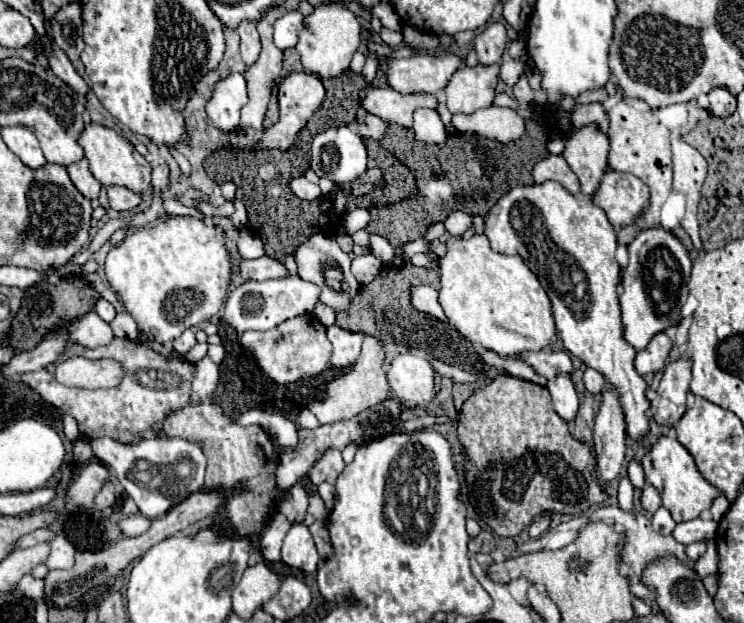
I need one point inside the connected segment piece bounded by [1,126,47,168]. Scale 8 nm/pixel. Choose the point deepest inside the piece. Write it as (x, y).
(21, 142)

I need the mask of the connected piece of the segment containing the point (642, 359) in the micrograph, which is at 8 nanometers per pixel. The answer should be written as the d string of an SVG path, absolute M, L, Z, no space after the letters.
M657 334L649 346L645 348L645 352L637 352L637 358L635 358L635 368L641 376L647 376L647 374L655 374L659 372L665 362L669 360L669 354L671 354L671 340L667 334Z

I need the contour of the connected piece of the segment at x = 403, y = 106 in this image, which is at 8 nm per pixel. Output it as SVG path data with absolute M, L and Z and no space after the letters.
M369 88L365 92L365 98L361 100L361 106L379 116L381 120L389 124L399 124L403 128L413 126L413 112L417 108L431 108L437 110L439 102L435 96L421 94L421 96L405 96L393 88Z

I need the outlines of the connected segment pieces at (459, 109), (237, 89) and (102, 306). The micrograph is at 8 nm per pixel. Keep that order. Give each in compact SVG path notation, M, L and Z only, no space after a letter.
M491 64L491 66L475 66L475 68L461 68L453 74L453 78L449 80L447 88L445 88L445 96L447 96L447 108L451 114L473 114L475 110L481 108L489 108L493 106L493 98L495 98L495 86L499 82L499 64Z
M229 74L225 80L217 82L213 96L207 104L207 114L221 132L241 130L239 112L245 104L247 104L245 78L241 74Z
M103 298L97 302L95 312L97 312L105 322L113 322L113 318L115 318L115 314L117 314L117 312L115 312L115 308L113 308L113 304L109 304L109 302L107 302L107 300L103 300Z

